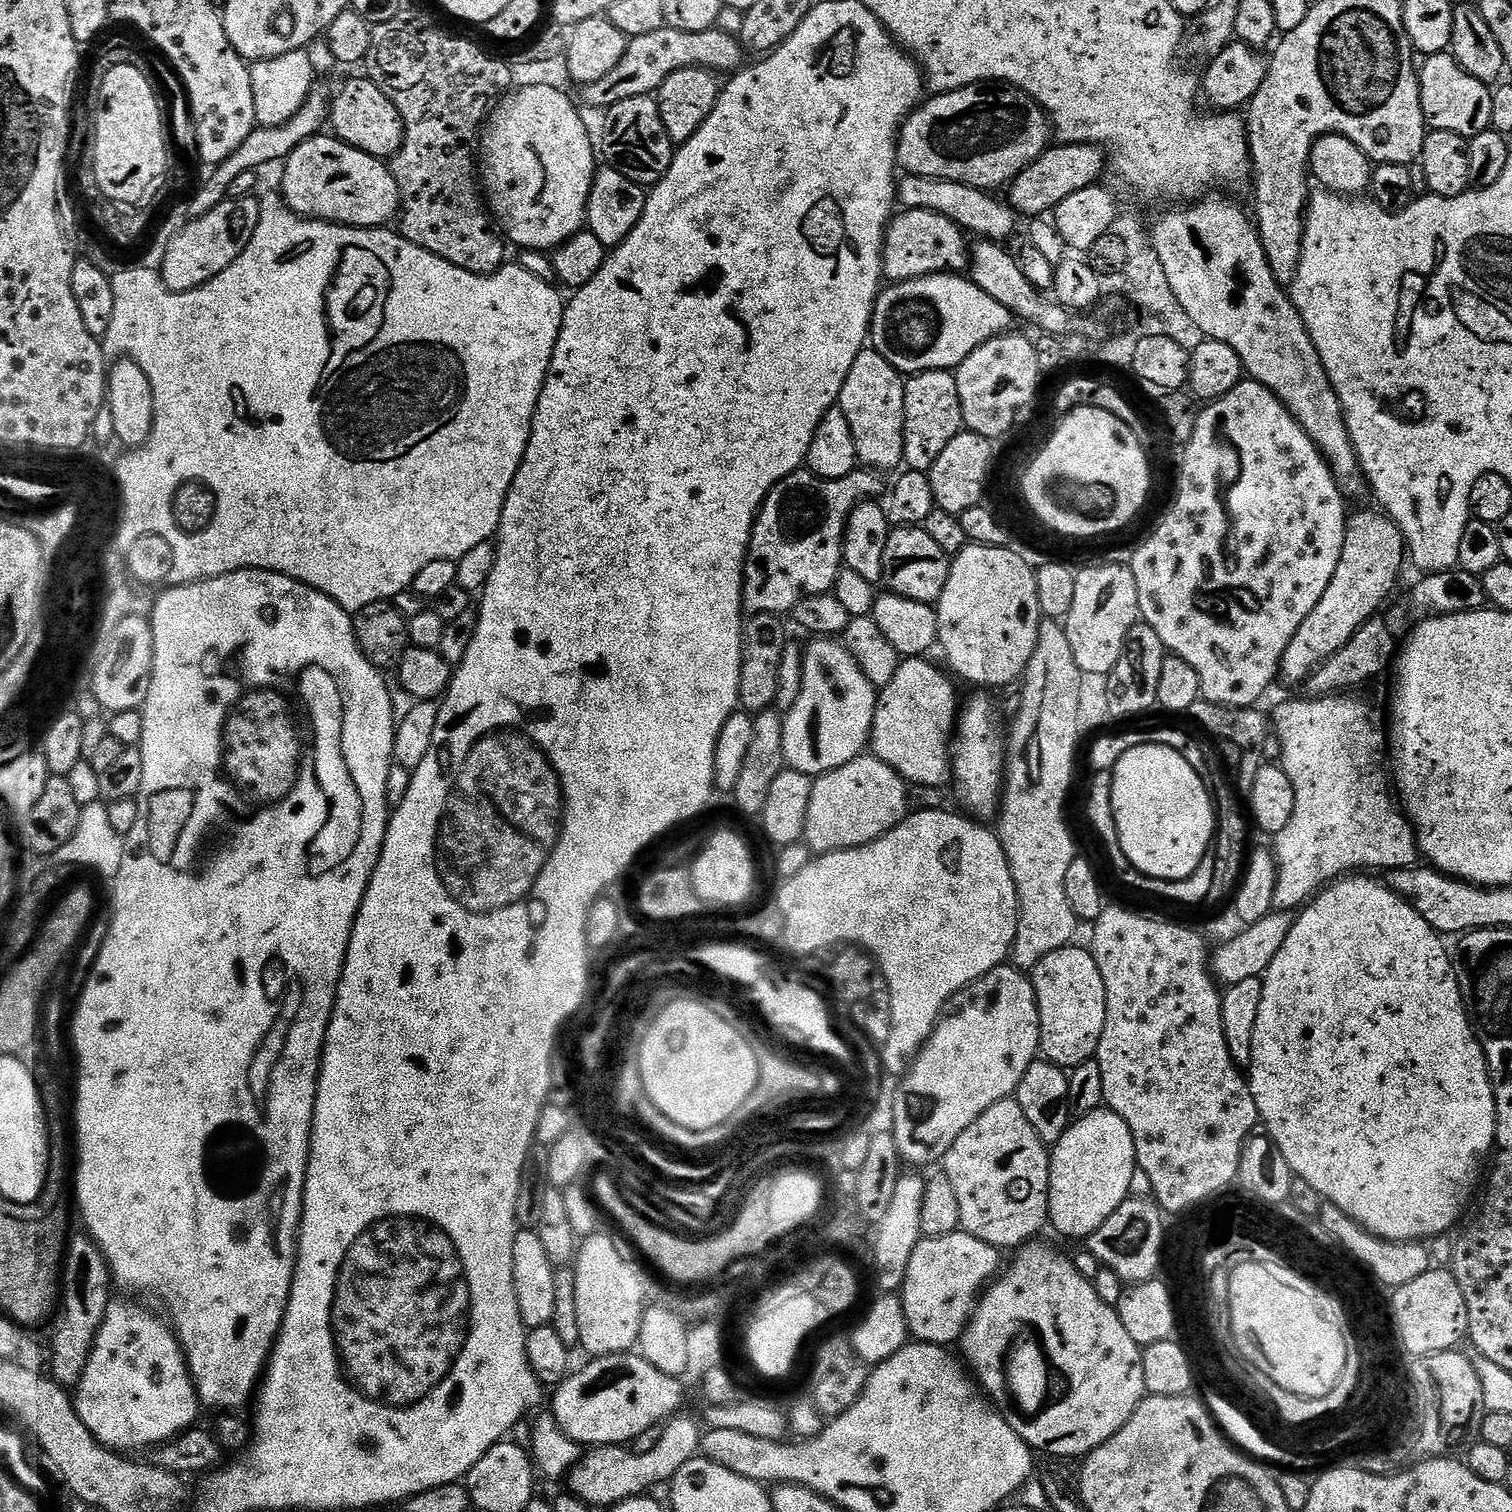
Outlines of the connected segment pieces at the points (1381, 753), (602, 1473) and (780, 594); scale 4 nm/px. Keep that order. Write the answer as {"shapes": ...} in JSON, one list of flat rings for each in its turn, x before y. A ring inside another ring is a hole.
{"shapes":[[[1333,694,1330,696,1317,696,1315,698,1303,698,1304,700,1288,700,1276,708,1276,713,1271,713,1270,724,1274,729,1274,735,1281,740,1282,752,1278,761,1279,767,1290,778,1290,786,1294,786,1294,814,1290,814,1290,822,1286,822,1286,830,1275,833,1274,855,1276,857,1276,885,1274,886,1273,909,1291,913,1292,908,1299,909,1307,905,1312,897,1325,887,1329,882,1343,877,1345,874,1355,873,1357,870,1372,870,1368,868,1380,868,1379,870,1391,870,1394,868,1417,867,1421,859,1420,846,1416,842,1416,830,1412,821,1404,815,1399,803,1394,799,1394,788,1390,783,1390,772,1380,763,1386,760,1386,732,1372,721,1372,712,1364,700,1359,700,1356,694]],[[677,1415,663,1425,662,1442,650,1454,639,1456,624,1446,596,1446,585,1451,566,1477,567,1491,593,1509,608,1510,613,1504,645,1495,656,1484,669,1483,686,1462,697,1459,702,1448,702,1428,684,1415]],[[801,470,790,474,786,478,782,478,782,482,778,482,770,490,770,494,765,498,764,504,760,507,760,513,756,515,756,523,752,525,752,542,748,546,748,561,744,564,743,611,752,616,770,614,771,616,783,617,785,614,791,613,792,608,798,606,798,602,802,602,802,598,813,596,814,594,832,592,835,589,836,579,838,578,840,569,844,564,844,531,847,530,848,516,856,504,871,501,873,498,880,496,878,495,880,491,882,491,881,493,885,491,884,484,879,479,883,480,872,470,857,470,841,480,827,480,807,470]]]}

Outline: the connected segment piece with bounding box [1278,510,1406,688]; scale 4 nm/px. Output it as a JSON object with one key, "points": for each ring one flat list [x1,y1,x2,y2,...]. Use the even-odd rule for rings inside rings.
{"points":[[1383,511,1356,512,1348,516,1348,529,1342,542,1342,558,1338,558,1338,570,1322,602,1310,610,1306,622,1294,634,1286,654,1280,659,1279,683,1292,688,1295,684,1303,685,1308,676,1326,658,1338,654,1346,642,1369,620,1384,604,1384,599,1396,588,1396,575,1406,564,1406,545,1404,535,1390,517]]}

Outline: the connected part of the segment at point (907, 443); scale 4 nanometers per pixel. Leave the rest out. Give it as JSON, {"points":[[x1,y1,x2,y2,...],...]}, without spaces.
{"points":[[930,370,907,377,904,386,904,464,913,472,929,473,938,454,964,428,958,382,951,371]]}

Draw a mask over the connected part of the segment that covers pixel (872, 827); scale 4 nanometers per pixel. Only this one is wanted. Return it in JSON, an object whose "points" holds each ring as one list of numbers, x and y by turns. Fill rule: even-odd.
{"points":[[865,754,857,760,846,762,846,766,838,766,838,770,830,770,824,776,817,776,812,781,810,806,806,810,806,826,804,827,803,843,814,854,825,852,841,852,847,848,857,848,863,844,874,842,882,834,903,822,909,815,909,785,886,762,876,756]]}

